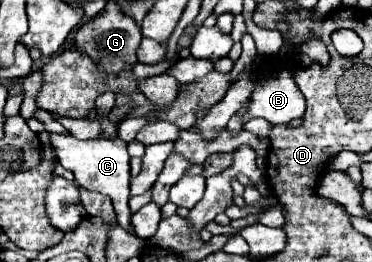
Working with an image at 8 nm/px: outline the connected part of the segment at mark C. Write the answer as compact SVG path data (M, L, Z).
M51 135L51 145L55 147L59 163L69 169L75 175L75 181L79 187L85 187L89 191L99 191L103 195L109 195L117 213L117 223L131 231L131 211L129 211L129 154L127 143L121 139L89 139L81 141L73 135Z

